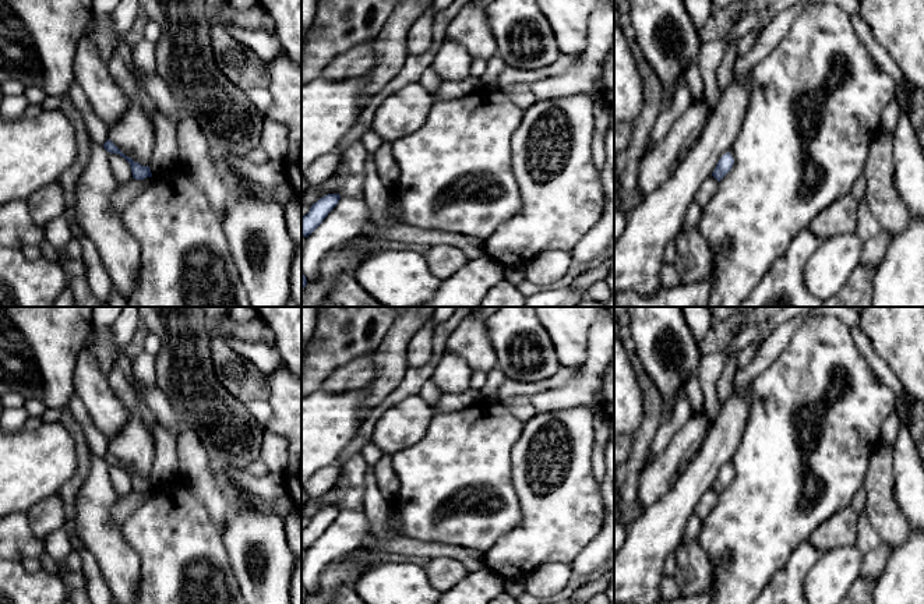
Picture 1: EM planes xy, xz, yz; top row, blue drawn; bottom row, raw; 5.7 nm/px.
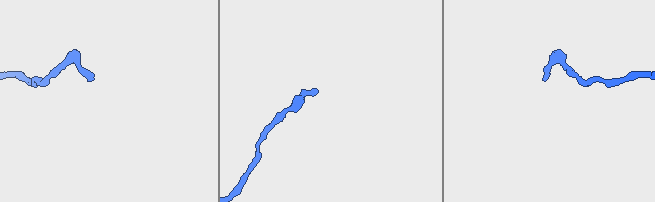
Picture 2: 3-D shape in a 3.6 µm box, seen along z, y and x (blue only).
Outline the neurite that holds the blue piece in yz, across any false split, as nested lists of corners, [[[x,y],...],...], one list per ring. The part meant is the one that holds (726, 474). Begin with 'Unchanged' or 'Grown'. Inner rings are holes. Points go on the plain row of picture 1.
Unchanged. [[[730,465],[724,466],[724,467],[719,471],[719,474],[717,474],[717,477],[716,477],[716,480],[715,480],[712,488],[713,488],[717,494],[720,494],[720,492],[731,483],[733,477],[734,477],[734,471],[733,471],[733,469],[730,467]]]

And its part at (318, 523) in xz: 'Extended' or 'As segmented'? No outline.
As segmented

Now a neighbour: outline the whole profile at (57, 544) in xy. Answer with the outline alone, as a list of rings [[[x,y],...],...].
[[[61,527],[54,533],[50,533],[43,538],[43,541],[46,552],[56,562],[57,571],[68,572],[67,566],[64,565],[64,559],[73,551],[73,545],[66,529]]]

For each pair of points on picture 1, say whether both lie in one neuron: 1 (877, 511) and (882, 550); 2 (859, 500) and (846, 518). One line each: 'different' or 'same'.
1: different
2: different

